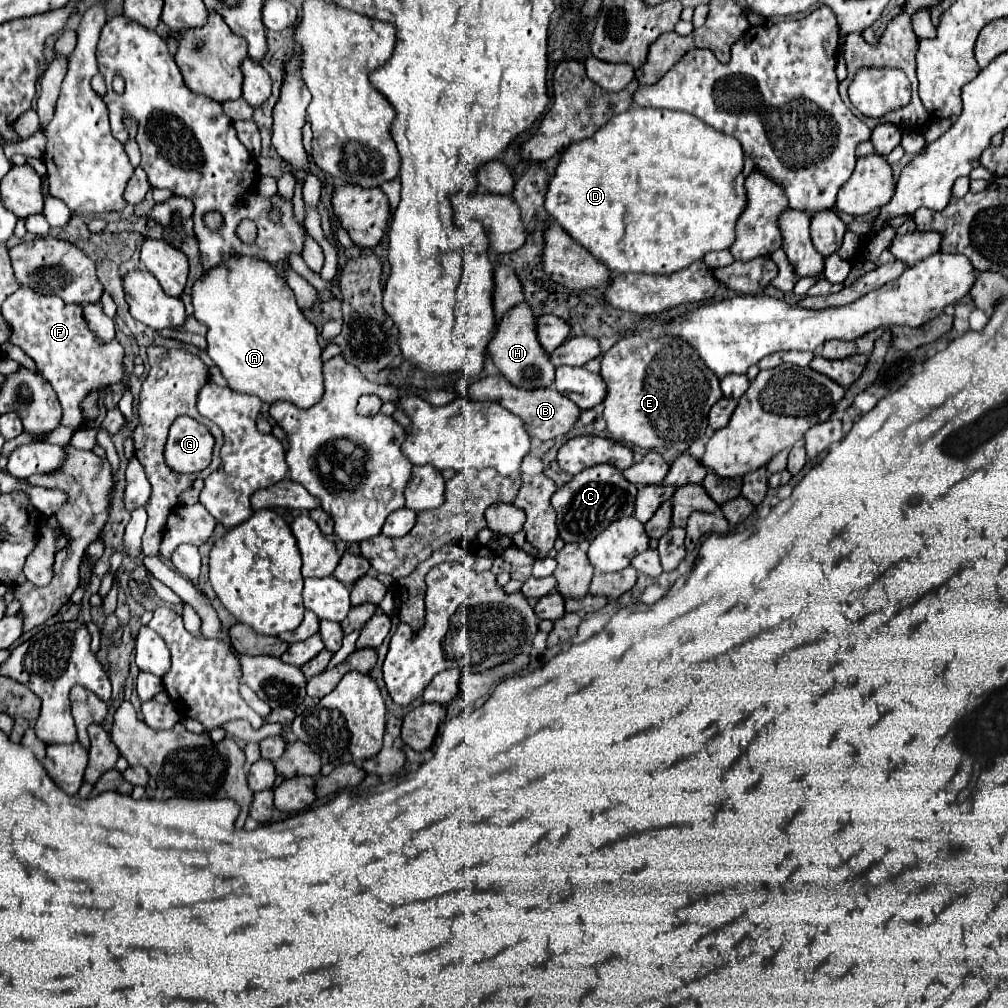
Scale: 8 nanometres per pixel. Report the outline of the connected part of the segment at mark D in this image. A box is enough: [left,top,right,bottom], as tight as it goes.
[545,107,747,275]

